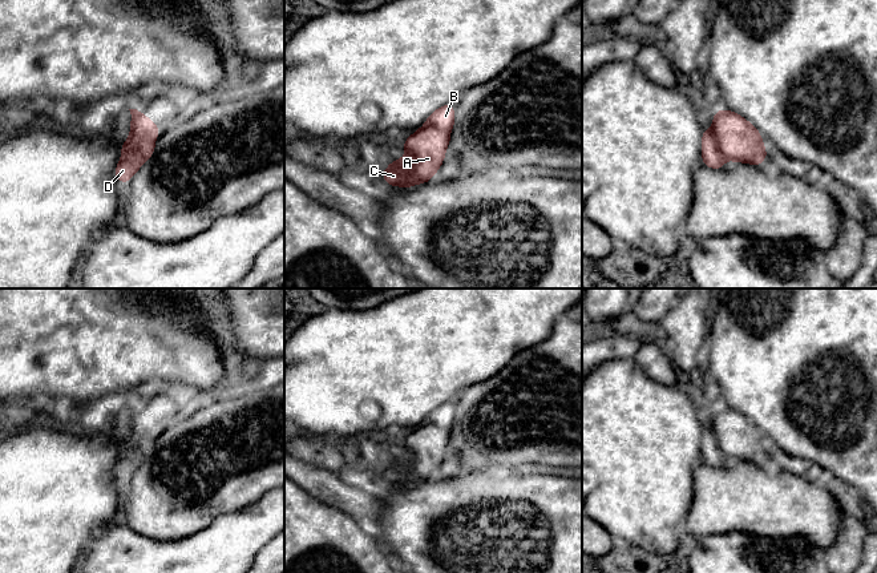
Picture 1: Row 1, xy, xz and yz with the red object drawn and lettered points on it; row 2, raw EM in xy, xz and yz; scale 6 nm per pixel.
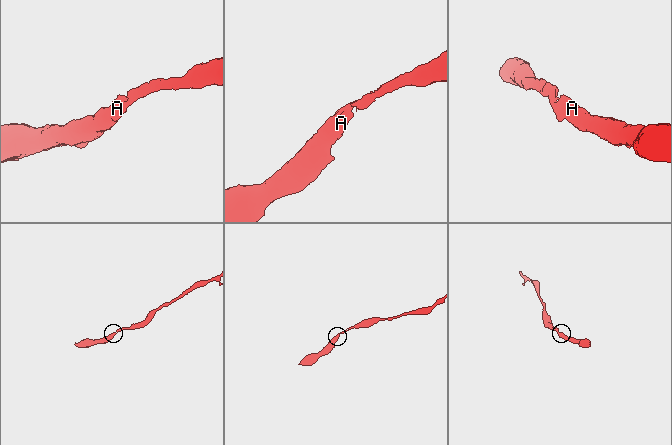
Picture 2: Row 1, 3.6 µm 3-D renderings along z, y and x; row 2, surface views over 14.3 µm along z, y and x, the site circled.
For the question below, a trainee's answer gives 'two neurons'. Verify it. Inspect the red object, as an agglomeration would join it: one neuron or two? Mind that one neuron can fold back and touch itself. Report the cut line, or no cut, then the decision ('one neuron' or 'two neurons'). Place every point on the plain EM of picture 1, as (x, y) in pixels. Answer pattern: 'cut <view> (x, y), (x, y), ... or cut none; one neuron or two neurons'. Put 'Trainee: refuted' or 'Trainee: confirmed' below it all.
cut none; one neuron
Trainee: refuted

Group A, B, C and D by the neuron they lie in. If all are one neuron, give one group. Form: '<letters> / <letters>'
A B C D

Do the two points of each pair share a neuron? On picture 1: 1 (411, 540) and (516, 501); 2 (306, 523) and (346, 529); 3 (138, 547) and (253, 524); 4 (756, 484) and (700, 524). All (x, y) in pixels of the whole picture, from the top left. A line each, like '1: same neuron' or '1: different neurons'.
1: same neuron
2: same neuron
3: same neuron
4: same neuron

